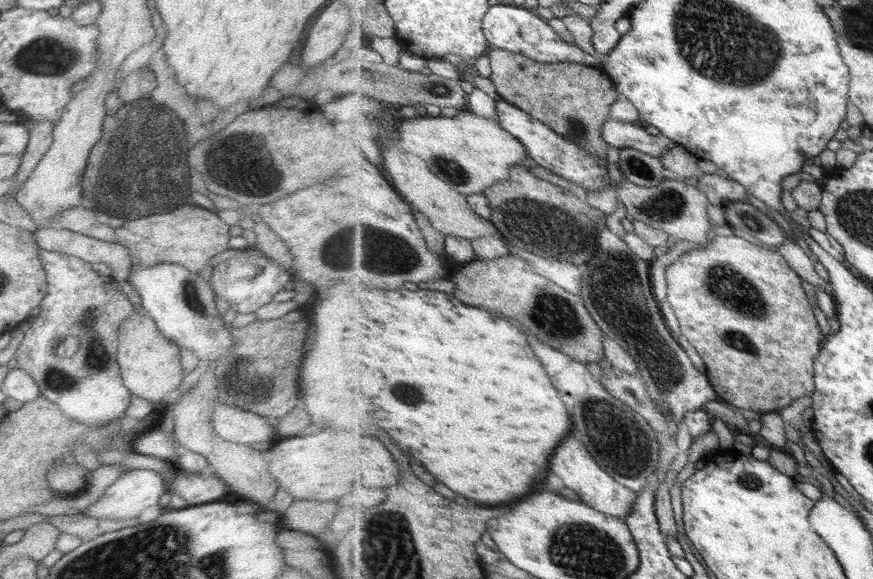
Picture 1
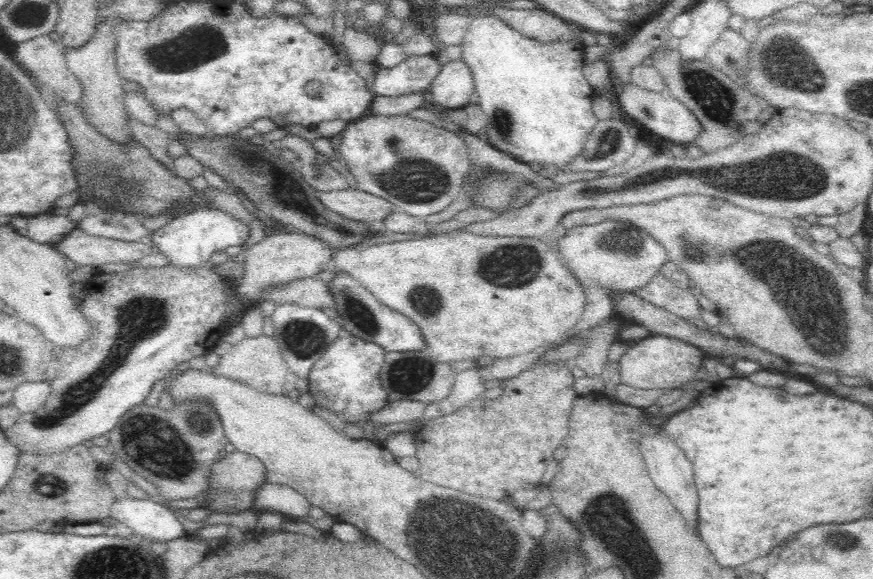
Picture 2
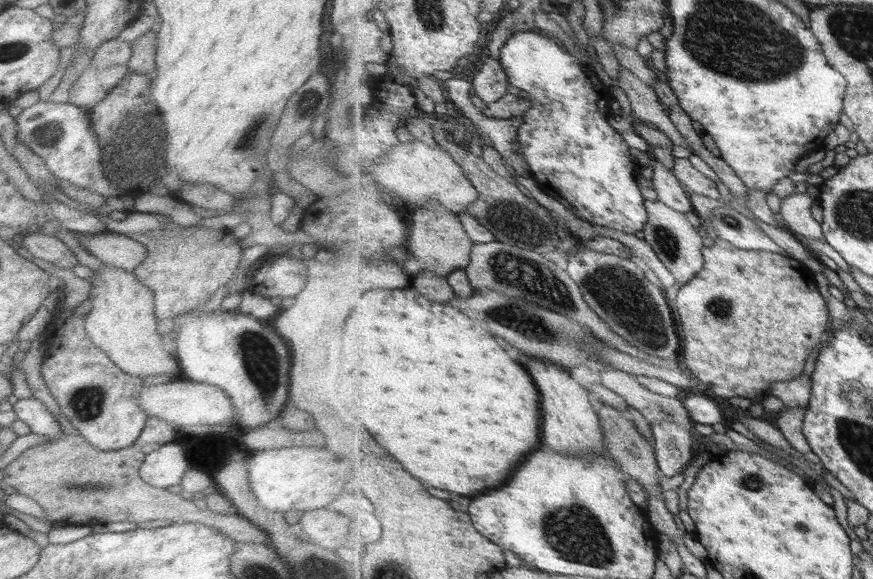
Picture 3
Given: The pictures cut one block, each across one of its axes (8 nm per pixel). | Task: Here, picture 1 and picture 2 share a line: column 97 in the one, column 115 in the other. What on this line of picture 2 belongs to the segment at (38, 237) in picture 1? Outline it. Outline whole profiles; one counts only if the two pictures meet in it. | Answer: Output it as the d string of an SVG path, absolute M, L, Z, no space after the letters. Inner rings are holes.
M79 226L72 229L60 242L52 244L65 258L81 266L90 266L95 272L111 262L130 262L152 254L148 241L124 242L86 234Z

